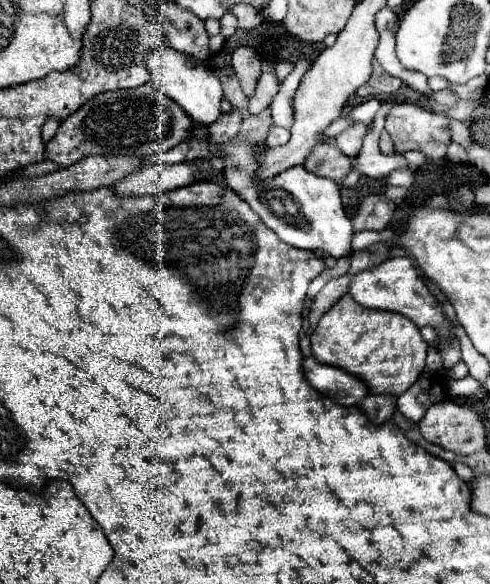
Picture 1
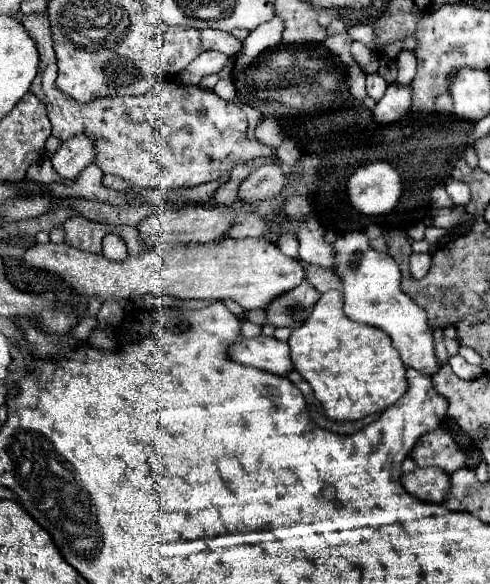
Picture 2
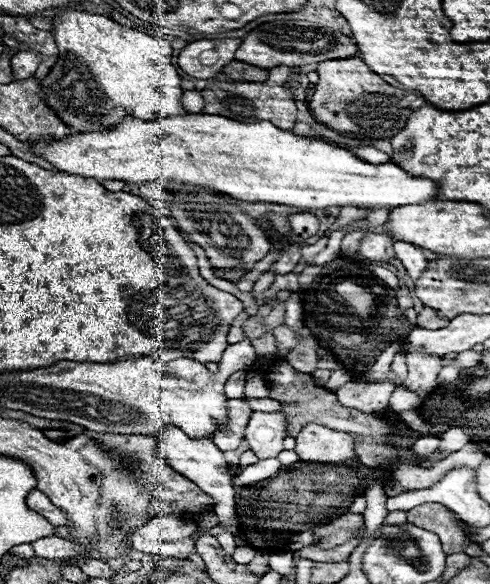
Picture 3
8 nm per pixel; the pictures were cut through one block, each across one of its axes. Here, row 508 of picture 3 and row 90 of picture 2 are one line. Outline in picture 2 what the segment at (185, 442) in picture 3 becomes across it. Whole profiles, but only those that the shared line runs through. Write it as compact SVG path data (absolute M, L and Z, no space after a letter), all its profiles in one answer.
M220 80L220 82L214 86L214 92L216 92L222 100L234 100L234 96L236 96L234 84L228 82L228 80Z

